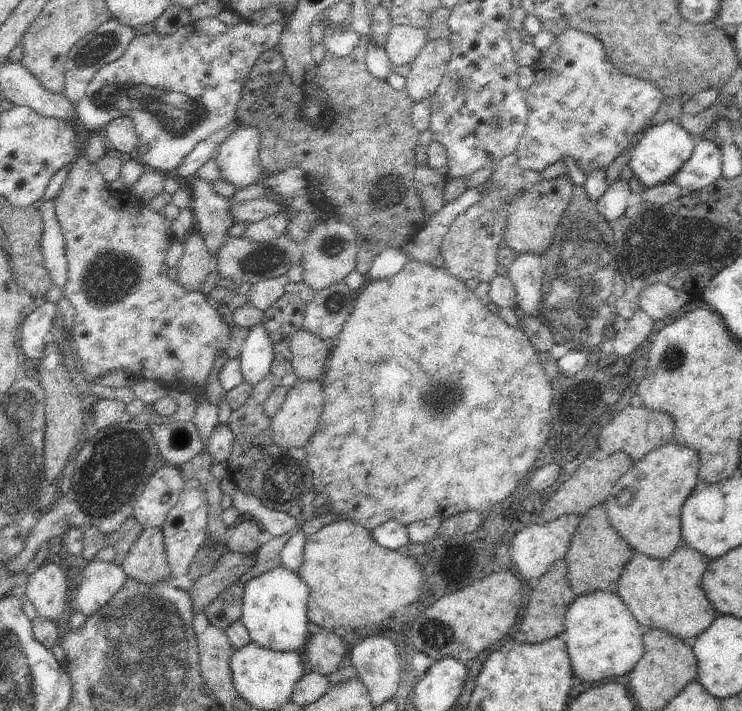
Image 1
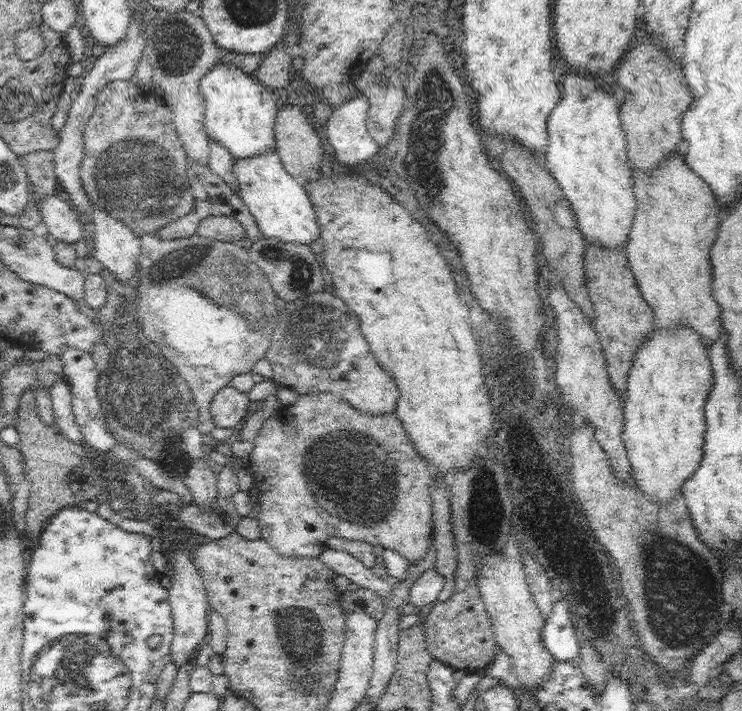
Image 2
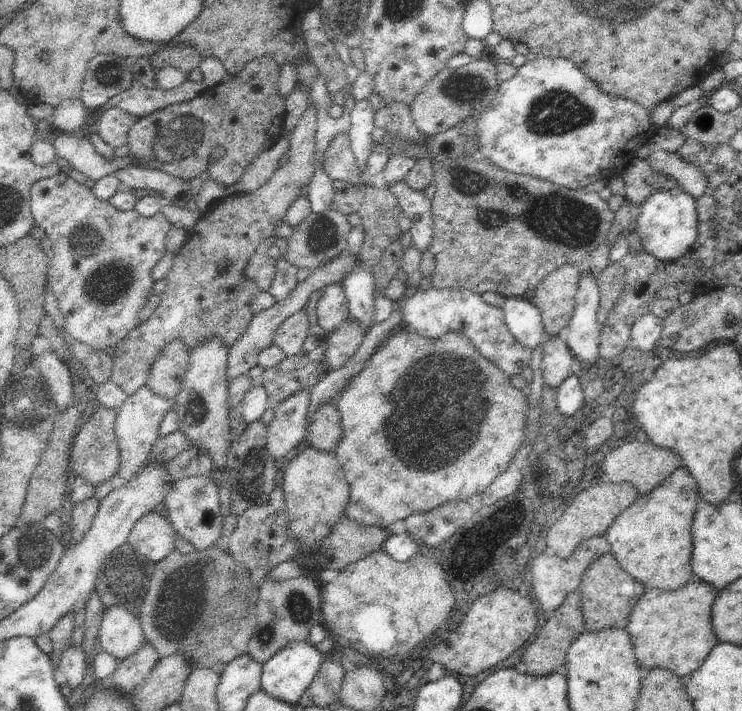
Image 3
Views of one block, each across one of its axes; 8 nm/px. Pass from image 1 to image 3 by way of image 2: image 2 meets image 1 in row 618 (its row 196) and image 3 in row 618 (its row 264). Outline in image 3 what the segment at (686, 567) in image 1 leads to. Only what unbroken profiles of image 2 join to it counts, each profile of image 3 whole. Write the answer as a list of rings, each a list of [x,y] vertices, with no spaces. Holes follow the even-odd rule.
[[[690,582],[676,592],[648,590],[638,600],[626,628],[632,636],[638,664],[646,670],[656,666],[668,668],[680,678],[689,679],[690,674],[694,674],[704,664],[710,650],[719,643],[710,622],[710,608],[716,596],[716,588],[706,582]]]

